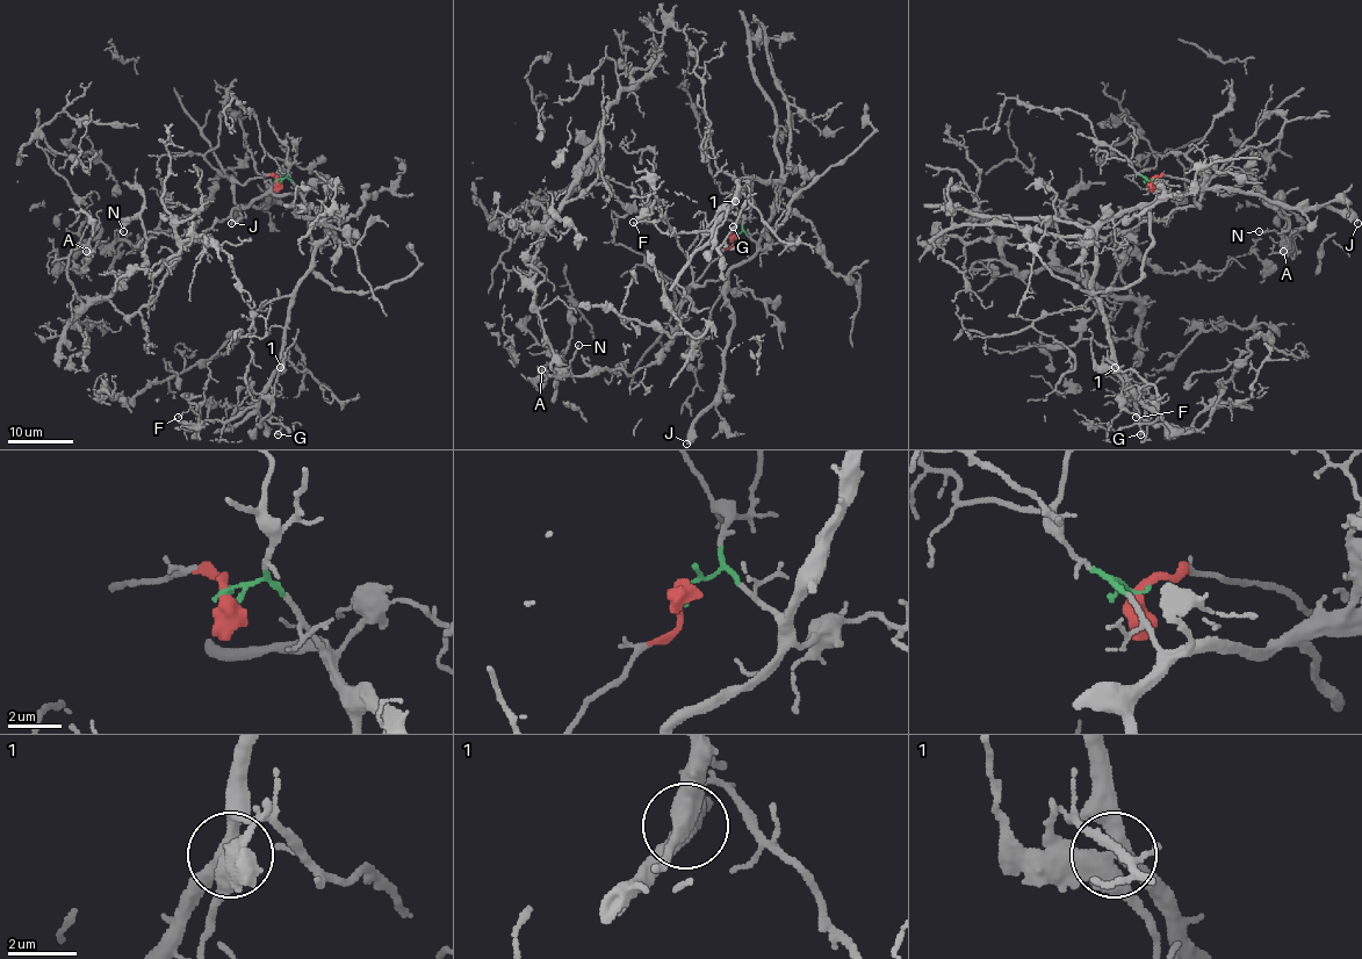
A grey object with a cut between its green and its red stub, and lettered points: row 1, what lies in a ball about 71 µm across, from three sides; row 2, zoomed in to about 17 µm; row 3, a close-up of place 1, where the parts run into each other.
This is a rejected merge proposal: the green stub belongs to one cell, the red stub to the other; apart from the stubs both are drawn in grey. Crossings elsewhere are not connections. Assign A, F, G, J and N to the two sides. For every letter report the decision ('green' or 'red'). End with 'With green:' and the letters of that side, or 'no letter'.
A: red
F: green
G: green
J: green
N: red
With green: F, G, J

